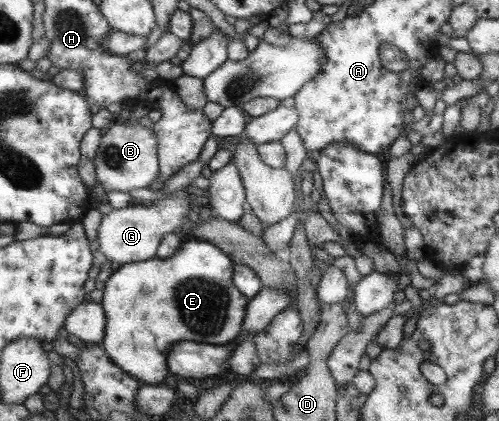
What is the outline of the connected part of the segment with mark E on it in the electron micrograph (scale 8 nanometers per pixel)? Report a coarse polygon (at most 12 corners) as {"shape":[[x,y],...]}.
{"shape":[[207,241],[124,263],[100,344],[143,384],[227,371],[289,303]]}

